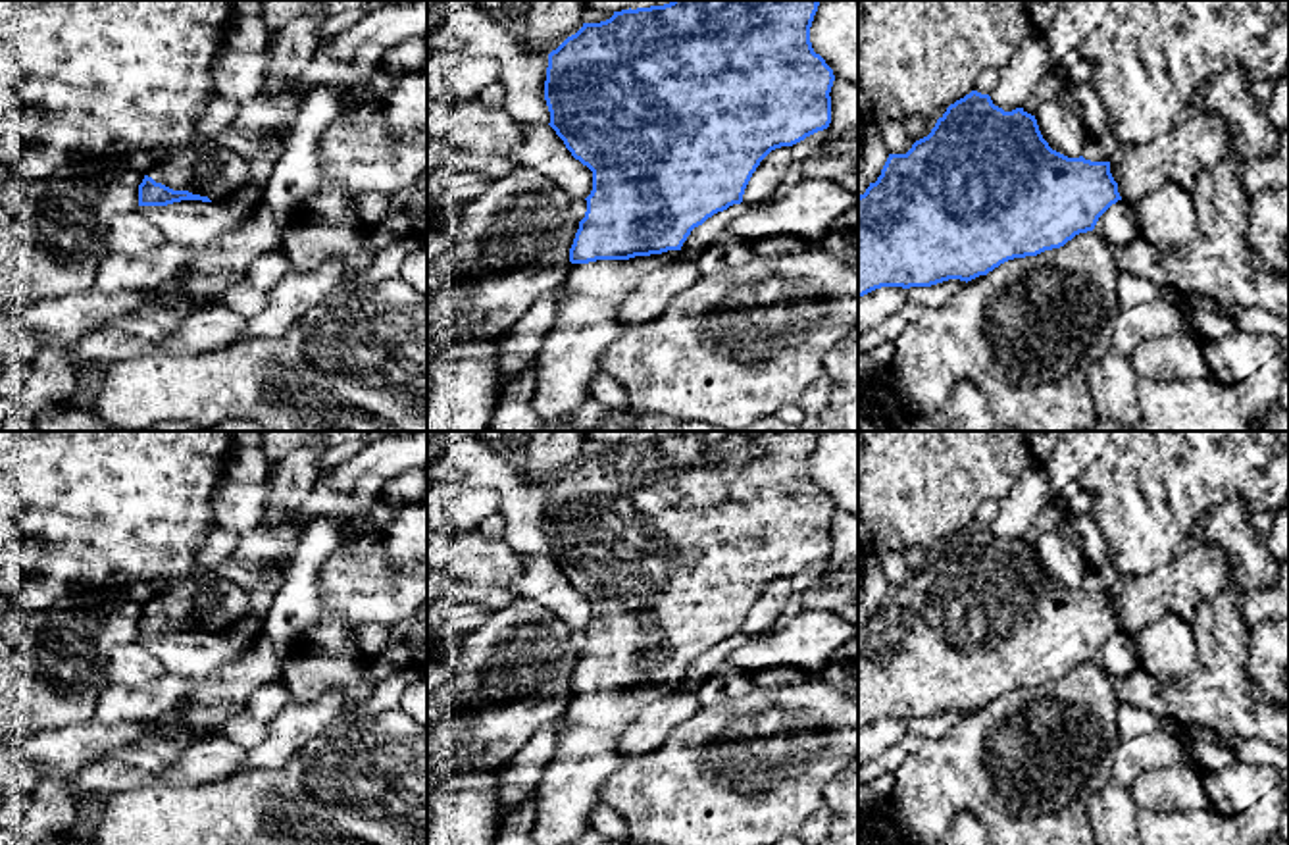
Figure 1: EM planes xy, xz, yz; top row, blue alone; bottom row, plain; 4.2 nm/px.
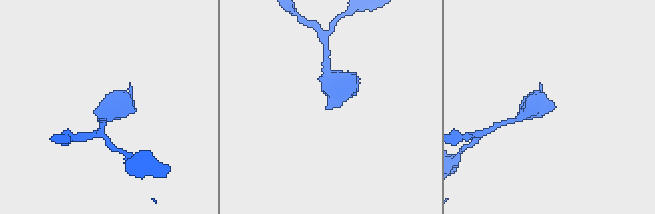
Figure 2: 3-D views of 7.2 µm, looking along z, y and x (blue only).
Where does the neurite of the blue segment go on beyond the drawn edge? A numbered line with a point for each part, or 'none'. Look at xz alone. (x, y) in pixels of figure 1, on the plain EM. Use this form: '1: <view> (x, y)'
1: xz (587, 753)

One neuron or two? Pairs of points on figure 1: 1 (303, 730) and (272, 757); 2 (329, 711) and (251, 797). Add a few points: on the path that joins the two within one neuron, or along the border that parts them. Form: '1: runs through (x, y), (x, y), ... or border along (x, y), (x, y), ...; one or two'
1: runs through (295, 734), (279, 749); one
2: border along (314, 738), (279, 767), (249, 770); two

